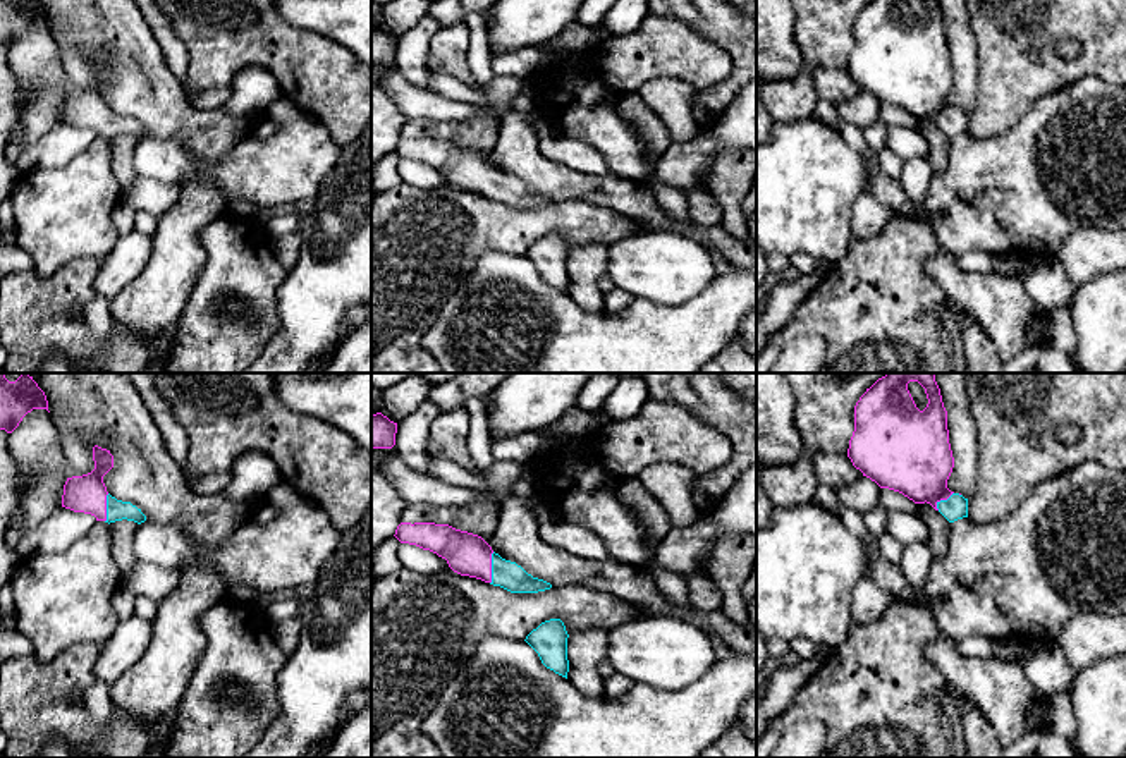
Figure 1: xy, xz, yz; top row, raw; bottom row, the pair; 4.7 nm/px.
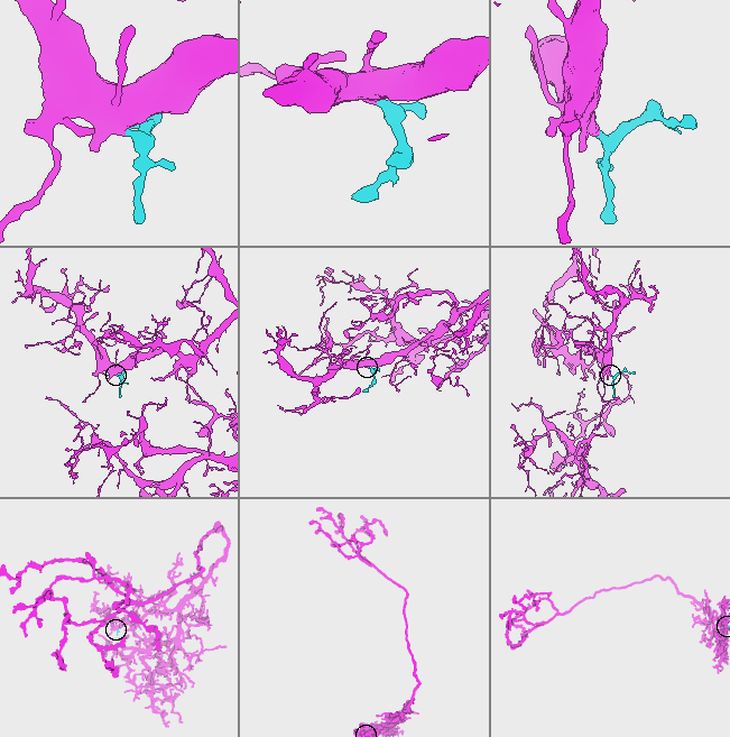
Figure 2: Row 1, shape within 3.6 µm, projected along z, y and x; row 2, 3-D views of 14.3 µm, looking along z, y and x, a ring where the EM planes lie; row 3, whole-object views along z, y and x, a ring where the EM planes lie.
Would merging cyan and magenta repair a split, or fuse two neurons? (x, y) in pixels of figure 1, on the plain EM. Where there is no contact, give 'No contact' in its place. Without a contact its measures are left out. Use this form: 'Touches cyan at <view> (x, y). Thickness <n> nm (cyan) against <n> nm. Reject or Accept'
Touches cyan at xz (492, 183). Thickness 130 nm (cyan) against 200 nm. Accept

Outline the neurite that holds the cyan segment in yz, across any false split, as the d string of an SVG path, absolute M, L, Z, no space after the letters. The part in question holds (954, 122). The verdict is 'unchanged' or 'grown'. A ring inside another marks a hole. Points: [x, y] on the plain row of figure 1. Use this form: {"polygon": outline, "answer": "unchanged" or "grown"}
{"polygon": "M872 0L854 21L854 46L848 72L880 103L903 108L915 119L930 119L949 138L968 132L968 113L947 103L954 83L947 26L939 0L921 0L928 19L920 26L908 0Z", "answer": "grown"}

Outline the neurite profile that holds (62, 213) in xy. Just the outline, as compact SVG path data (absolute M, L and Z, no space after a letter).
M98 136L60 168L19 174L12 189L15 242L31 254L33 270L41 277L55 273L77 258L93 256L103 261L119 239L110 215L120 196L122 187L112 174L110 141Z

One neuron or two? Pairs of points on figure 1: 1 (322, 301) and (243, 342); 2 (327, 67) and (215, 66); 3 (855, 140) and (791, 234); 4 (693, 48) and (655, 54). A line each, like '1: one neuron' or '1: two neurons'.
1: two neurons
2: one neuron
3: two neurons
4: one neuron

